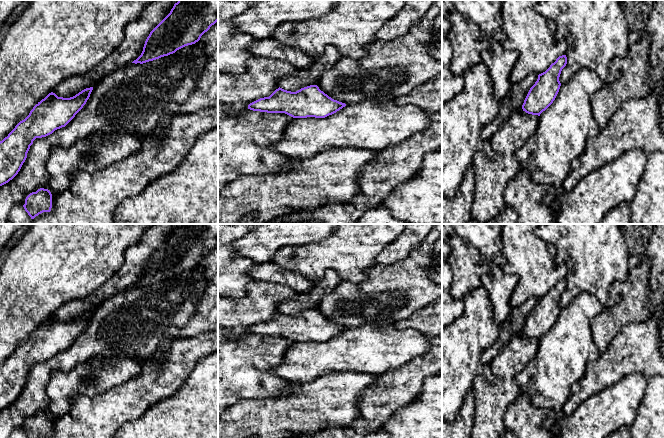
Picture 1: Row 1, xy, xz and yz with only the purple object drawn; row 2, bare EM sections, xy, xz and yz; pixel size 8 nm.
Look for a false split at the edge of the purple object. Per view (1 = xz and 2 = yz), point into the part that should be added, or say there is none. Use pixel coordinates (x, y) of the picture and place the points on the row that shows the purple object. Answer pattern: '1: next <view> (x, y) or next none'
1: next none
2: next none

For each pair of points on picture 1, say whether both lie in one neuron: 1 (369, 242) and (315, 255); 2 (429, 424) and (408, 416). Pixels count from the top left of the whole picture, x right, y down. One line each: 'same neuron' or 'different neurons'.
1: same neuron
2: same neuron

